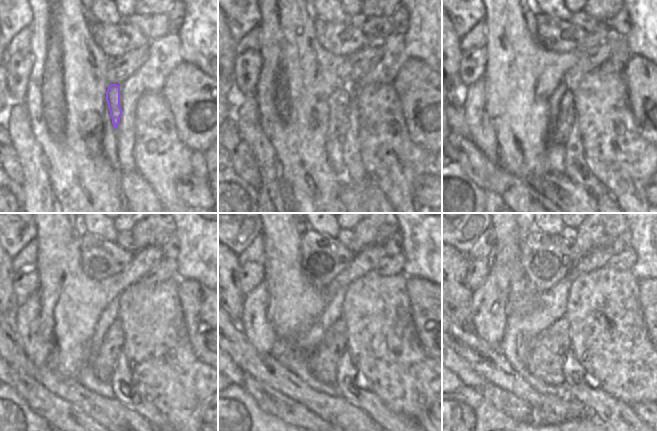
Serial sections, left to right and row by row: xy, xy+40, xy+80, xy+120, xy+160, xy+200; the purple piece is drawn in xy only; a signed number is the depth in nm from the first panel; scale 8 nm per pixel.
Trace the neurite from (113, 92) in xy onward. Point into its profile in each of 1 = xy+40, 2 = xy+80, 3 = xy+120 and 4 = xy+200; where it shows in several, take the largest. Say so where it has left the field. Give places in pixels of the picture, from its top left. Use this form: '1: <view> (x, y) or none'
1: xy+40 (344, 98)
2: xy+80 (565, 120)
3: xy+120 (103, 365)
4: xy+200 (545, 353)

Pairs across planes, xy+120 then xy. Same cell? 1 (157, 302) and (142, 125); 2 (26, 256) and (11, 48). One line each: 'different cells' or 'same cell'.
1: same cell
2: same cell

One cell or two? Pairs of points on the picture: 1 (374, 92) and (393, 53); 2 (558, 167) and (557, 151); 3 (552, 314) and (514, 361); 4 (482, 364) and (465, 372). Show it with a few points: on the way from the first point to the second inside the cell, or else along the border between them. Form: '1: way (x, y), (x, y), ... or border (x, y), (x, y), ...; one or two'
1: border (391, 83), (367, 83), (357, 90); two
2: way (557, 163), (557, 155); one
3: way (539, 322), (515, 348); one
4: border (455, 353), (488, 383); two

